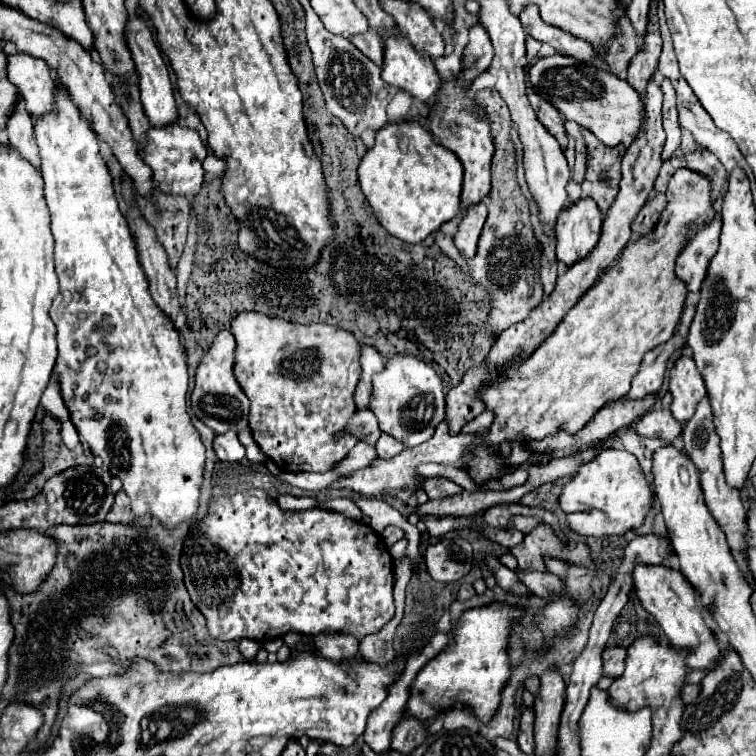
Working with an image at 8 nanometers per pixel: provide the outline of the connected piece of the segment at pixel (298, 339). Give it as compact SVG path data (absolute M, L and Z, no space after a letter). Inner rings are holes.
M241 312L233 322L231 322L231 332L233 332L233 336L235 336L235 340L237 340L237 354L235 354L235 378L237 378L237 382L239 382L239 386L243 388L243 392L245 392L245 396L251 400L251 412L249 412L249 428L251 428L251 432L253 432L253 438L255 438L255 442L257 442L257 446L263 450L263 454L265 456L269 456L283 472L327 472L327 470L331 470L333 468L333 464L337 464L337 462L341 462L347 454L349 454L349 450L359 442L353 434L349 434L349 432L345 432L345 428L347 428L347 422L353 418L353 414L355 414L355 402L353 402L353 392L355 392L355 384L357 384L357 380L359 380L359 374L361 374L361 364L359 364L359 348L361 348L361 344L353 338L353 334L351 332L347 332L347 330L341 330L341 328L337 328L337 326L329 326L329 324L309 324L309 326L305 326L305 324L291 324L291 322L285 322L285 320L279 320L279 318L271 318L271 316L265 316L265 314L259 314L259 312ZM339 430L343 430L345 432L345 436L341 438L341 440L333 440L333 434L335 432L339 432Z

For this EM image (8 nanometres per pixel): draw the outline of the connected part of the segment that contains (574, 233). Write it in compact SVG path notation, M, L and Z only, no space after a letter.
M579 198L559 212L557 220L557 260L571 266L585 258L601 234L601 212L591 198Z

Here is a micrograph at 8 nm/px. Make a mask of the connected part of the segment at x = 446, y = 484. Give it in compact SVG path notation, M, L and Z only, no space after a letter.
M441 478L441 480L427 480L423 484L423 490L427 492L429 498L447 498L447 496L455 496L455 494L461 494L463 488L447 478Z

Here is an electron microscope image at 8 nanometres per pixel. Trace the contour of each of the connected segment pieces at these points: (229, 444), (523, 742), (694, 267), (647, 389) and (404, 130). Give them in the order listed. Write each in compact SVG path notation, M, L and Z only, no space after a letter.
M225 432L213 440L215 454L221 462L241 462L245 458L245 450L237 438L237 432Z
M523 708L523 714L521 714L521 726L519 726L519 736L517 736L517 744L521 748L521 752L525 754L533 754L533 748L535 748L535 742L533 742L533 708Z
M717 216L711 226L705 226L695 234L695 238L689 240L689 244L681 250L675 274L687 284L689 292L697 292L699 284L705 278L709 260L715 256L715 250L719 246L719 230L721 230L721 218Z
M689 304L681 316L679 328L675 330L675 334L671 336L671 340L667 340L665 344L657 346L655 350L651 350L641 364L639 374L633 378L633 386L627 394L627 398L643 398L651 392L659 392L661 384L665 380L665 372L667 372L667 362L669 358L681 350L687 342L687 334L689 334L689 326L695 318L695 304Z
M409 122L383 126L375 136L373 148L369 148L365 152L365 156L361 158L357 174L359 174L361 190L363 190L365 198L369 200L379 224L389 234L393 234L395 238L401 238L405 242L411 242L411 244L421 242L431 232L435 232L443 222L447 222L459 214L463 166L451 150L433 142L433 134L421 122L411 122L411 134L409 134Z

